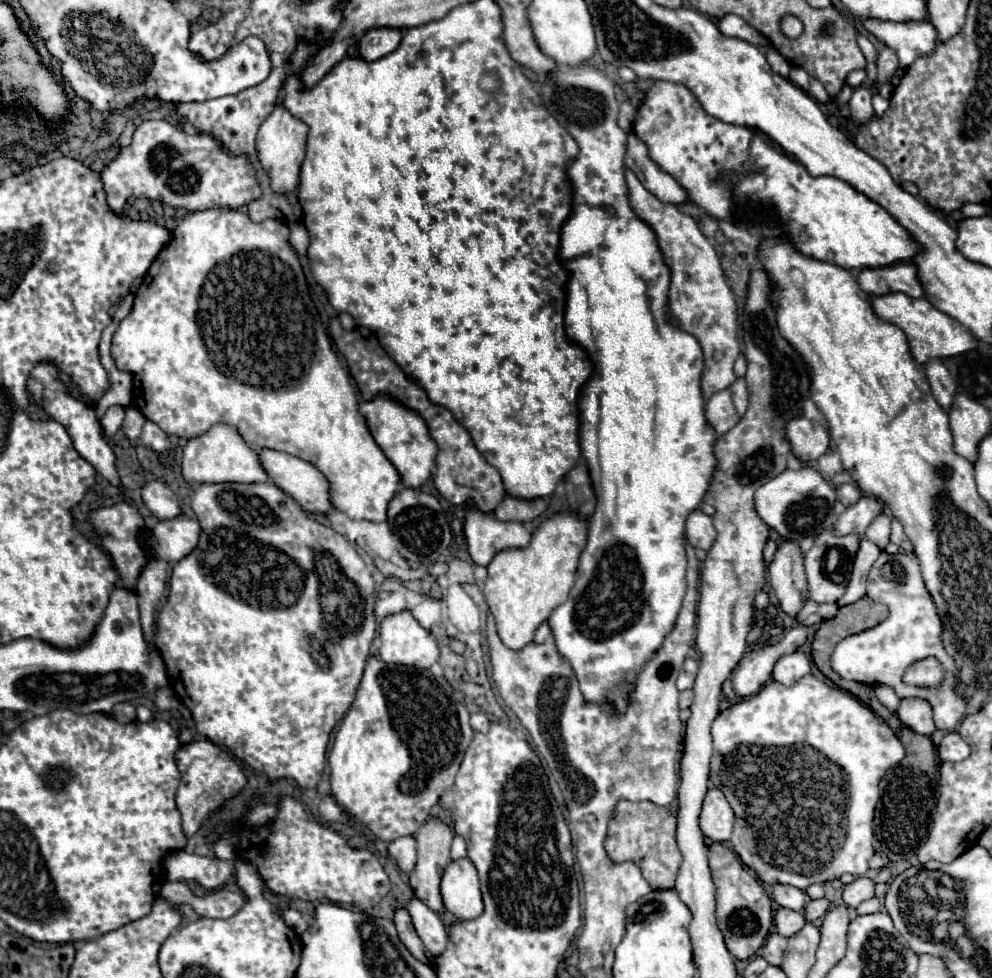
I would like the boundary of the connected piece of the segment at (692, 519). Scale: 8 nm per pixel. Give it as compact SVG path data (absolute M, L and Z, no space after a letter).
M693 511L689 517L687 517L687 541L691 547L699 547L699 549L705 549L709 551L711 545L715 543L715 529L713 529L713 521L709 515L705 515L703 511Z

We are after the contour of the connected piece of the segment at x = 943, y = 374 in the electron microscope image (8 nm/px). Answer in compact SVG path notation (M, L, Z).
M939 359L927 361L925 373L927 373L929 385L931 385L931 393L935 395L937 403L949 413L949 411L951 411L953 397L955 397L955 393L957 393L953 377L949 375L949 371L945 369L945 365L943 365Z

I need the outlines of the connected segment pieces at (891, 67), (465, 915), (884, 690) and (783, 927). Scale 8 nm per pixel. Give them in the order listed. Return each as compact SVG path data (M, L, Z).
M885 47L881 53L879 53L879 57L877 57L877 85L881 85L881 83L889 83L891 81L891 77L895 75L895 71L897 71L897 67L899 67L899 59L897 59L897 55L895 55L895 51L891 51L889 47Z
M469 859L451 861L441 879L441 895L449 913L467 921L483 913L477 869Z
M875 687L875 695L877 695L877 699L889 709L889 711L897 711L897 707L899 707L899 697L895 695L895 691L891 689L891 687Z
M779 909L775 915L775 929L783 937L791 937L791 935L799 933L805 923L807 921L805 921L803 913L797 913L791 909Z

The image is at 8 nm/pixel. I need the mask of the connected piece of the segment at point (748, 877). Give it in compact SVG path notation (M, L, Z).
M723 843L709 845L709 869L715 883L715 899L717 899L717 925L725 937L725 945L735 959L749 959L757 953L757 949L765 943L769 935L769 927L773 921L771 899L765 889L759 885L755 875L739 861L733 849Z

